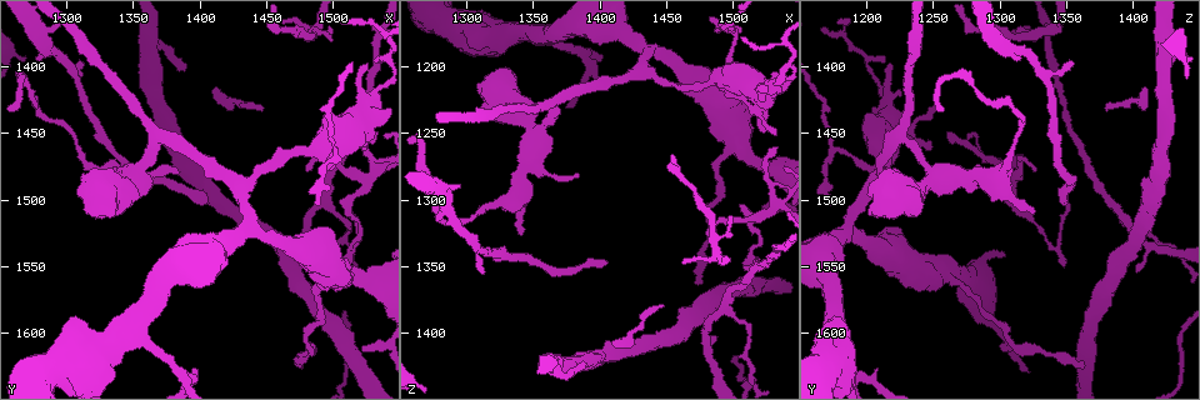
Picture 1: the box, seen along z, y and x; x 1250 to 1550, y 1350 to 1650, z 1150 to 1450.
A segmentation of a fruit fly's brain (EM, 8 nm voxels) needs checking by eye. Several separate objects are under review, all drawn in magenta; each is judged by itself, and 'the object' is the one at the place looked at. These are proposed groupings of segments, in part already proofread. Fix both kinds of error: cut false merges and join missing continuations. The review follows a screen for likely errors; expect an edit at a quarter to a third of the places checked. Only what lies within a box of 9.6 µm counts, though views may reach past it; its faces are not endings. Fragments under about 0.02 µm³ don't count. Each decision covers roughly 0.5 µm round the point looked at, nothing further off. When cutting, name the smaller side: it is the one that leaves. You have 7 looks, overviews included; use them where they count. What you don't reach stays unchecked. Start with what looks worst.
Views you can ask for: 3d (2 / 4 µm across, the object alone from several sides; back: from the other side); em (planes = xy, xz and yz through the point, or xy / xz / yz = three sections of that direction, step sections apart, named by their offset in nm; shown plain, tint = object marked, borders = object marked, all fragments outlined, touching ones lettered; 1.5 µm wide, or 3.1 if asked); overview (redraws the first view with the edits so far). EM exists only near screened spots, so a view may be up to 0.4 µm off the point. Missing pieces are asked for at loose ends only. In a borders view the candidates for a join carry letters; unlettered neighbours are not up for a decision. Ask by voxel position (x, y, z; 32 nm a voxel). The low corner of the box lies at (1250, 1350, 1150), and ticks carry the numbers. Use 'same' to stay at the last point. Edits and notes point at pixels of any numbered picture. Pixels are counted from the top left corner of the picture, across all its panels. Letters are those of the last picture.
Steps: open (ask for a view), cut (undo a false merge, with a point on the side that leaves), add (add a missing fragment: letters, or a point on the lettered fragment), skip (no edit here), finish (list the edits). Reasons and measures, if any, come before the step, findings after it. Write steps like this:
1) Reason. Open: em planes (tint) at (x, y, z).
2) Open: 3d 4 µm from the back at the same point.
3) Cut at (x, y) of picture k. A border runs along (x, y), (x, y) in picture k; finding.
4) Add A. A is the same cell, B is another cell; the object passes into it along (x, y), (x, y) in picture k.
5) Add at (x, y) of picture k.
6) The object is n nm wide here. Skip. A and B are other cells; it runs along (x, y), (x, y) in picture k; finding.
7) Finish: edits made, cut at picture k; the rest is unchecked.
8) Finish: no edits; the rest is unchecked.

Tapers out. Open: 3d 2 µm at (1510, 1552, 1350).

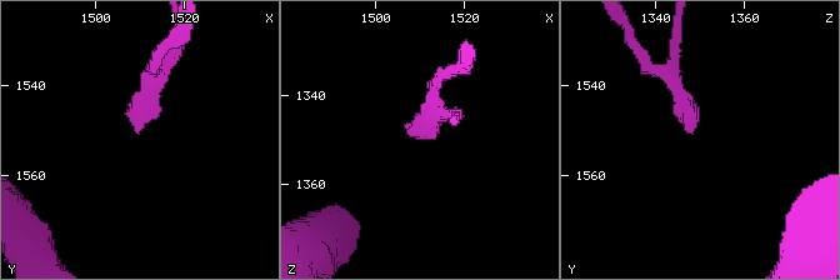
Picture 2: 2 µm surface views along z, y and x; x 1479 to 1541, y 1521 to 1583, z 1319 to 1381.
Shape alone is not enough. Open: em planes (borders) at (1510, 1550, 1349).

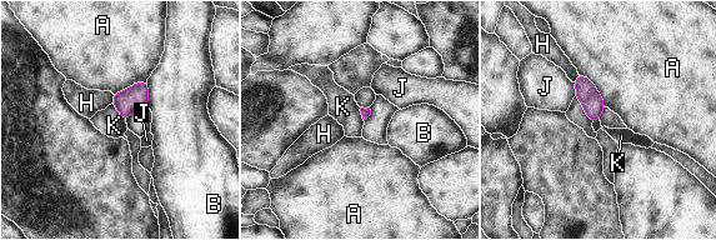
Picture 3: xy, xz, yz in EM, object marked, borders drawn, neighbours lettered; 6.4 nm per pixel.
Skip. A, B, H, J and K are other cells; a border runs along (113, 103), (125, 121) in picture 3; no lettered fragment goes on from it.

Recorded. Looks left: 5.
Sharp bend. Open: 3d 2 µm at (1512, 1508, 1314).

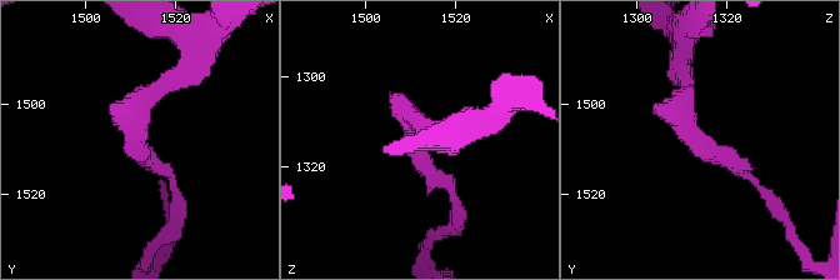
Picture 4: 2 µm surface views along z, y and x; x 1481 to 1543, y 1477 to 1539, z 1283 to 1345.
Open: em xz step 8 (borders) at (1512, 1507, 1313).

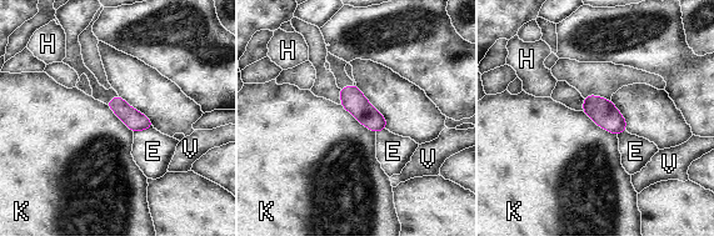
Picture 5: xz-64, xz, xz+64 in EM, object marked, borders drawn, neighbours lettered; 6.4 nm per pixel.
The longest contact is with K, 300 nm. Skip. E, H, K and V are other cells; a border runs along (340, 105), (375, 132) in picture 5; one cell here.

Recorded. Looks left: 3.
Open: 3d 2 µm at (1316, 1474, 1306).

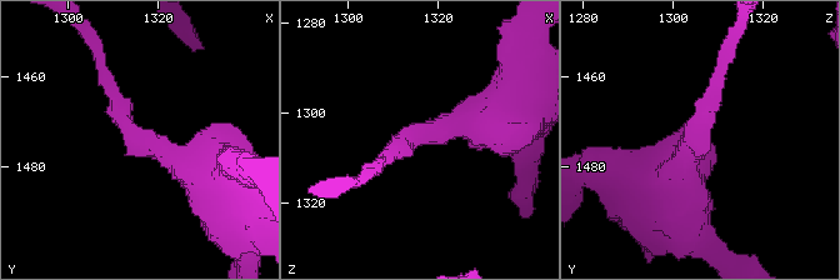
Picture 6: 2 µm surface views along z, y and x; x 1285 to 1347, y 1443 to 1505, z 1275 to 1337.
Open: em planes (borders) at (1317, 1476, 1305).

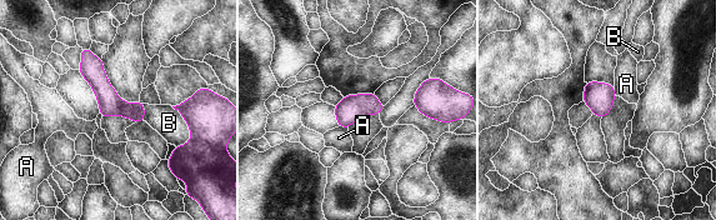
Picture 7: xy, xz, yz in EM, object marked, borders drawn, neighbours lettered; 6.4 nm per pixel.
Skip. A and B are other cells; it runs along (84, 51), (100, 86), (139, 119) in picture 7; one cell here.

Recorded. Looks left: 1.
Finish: no edits; the rest is unchecked.

